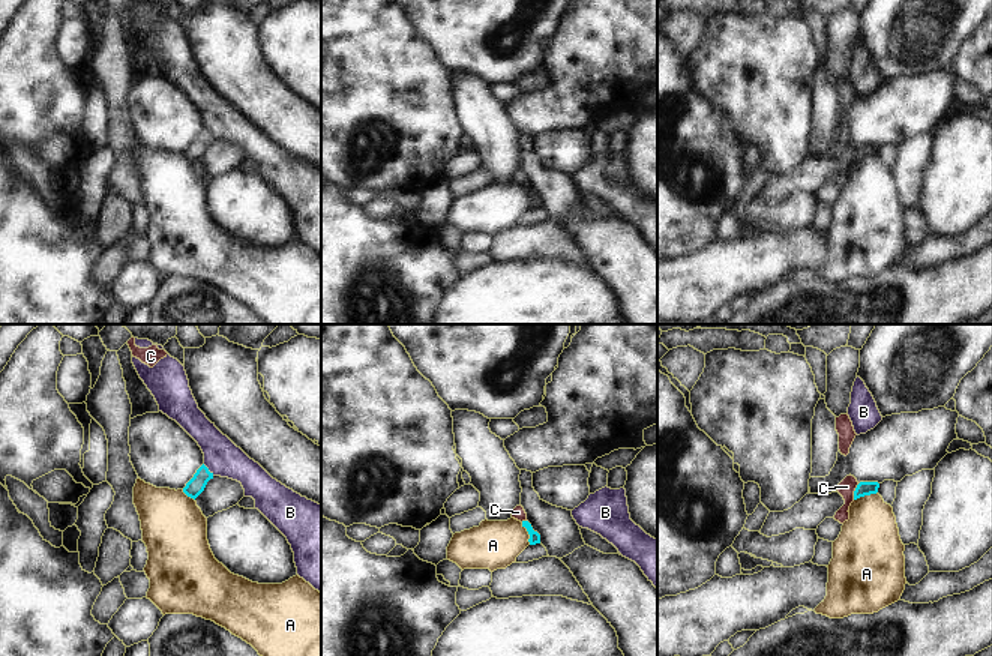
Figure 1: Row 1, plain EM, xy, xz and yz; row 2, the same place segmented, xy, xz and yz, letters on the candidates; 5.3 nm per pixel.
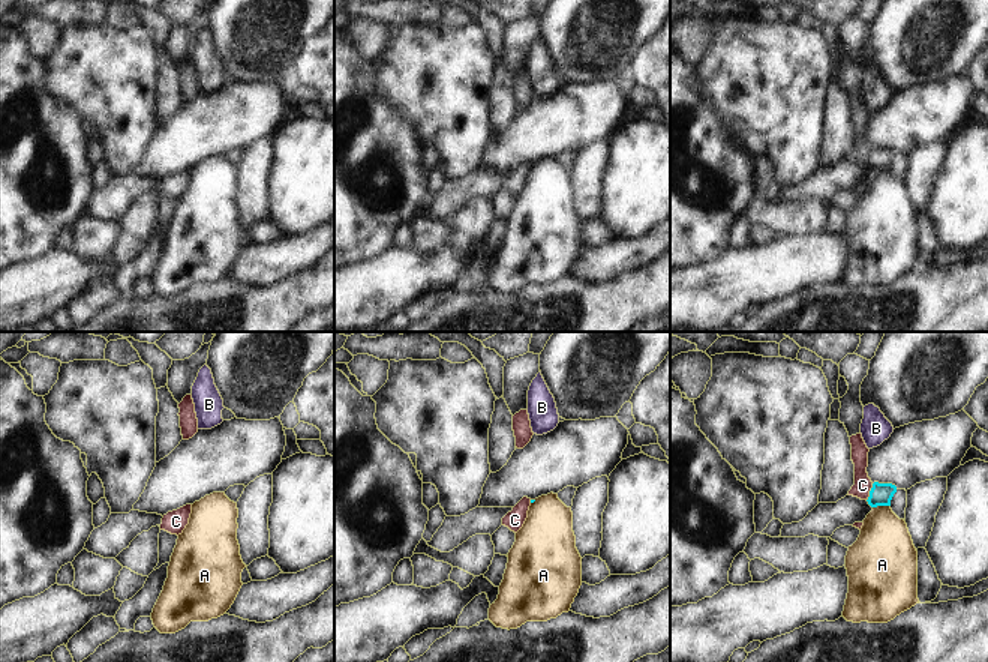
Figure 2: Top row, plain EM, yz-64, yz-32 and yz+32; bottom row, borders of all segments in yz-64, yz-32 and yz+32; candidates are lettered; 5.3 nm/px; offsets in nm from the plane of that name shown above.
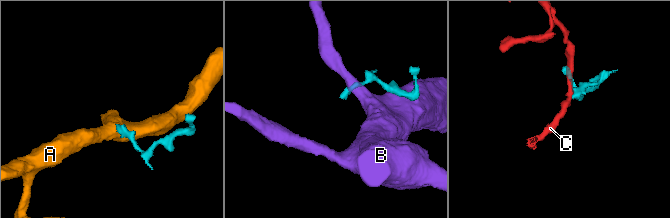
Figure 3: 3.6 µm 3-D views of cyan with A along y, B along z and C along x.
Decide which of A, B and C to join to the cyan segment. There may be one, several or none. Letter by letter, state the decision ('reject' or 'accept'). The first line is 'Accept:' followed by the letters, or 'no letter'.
Accept: C
A: reject
B: reject
C: accept

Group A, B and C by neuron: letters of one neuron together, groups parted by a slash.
A / B / C

